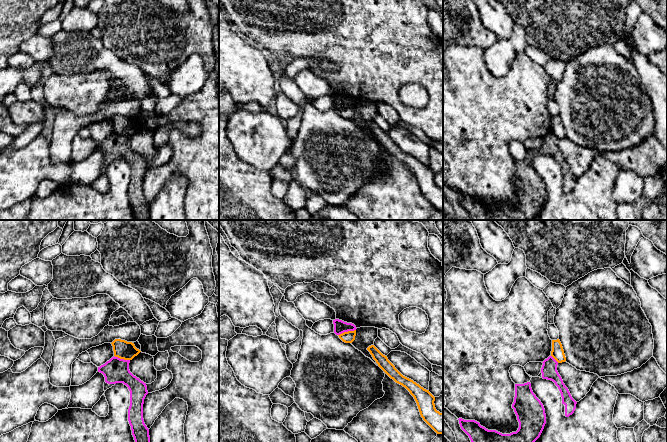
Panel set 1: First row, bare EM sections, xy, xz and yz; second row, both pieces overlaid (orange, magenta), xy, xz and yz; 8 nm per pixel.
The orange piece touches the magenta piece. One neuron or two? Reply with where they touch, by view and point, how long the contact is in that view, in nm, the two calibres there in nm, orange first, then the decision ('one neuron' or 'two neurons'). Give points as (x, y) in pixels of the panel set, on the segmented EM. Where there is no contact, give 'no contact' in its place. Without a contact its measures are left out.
contact xz (346, 332); length 150 nm; calibres 100 and 100 nm; two neurons

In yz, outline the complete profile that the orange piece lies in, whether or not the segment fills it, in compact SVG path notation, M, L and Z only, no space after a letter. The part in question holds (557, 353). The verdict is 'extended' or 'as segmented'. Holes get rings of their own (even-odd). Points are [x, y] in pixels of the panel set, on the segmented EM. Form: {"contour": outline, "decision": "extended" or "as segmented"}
{"contour": "M559 339L552 340L551 356L558 362L562 363L566 361L564 350Z", "decision": "as segmented"}

